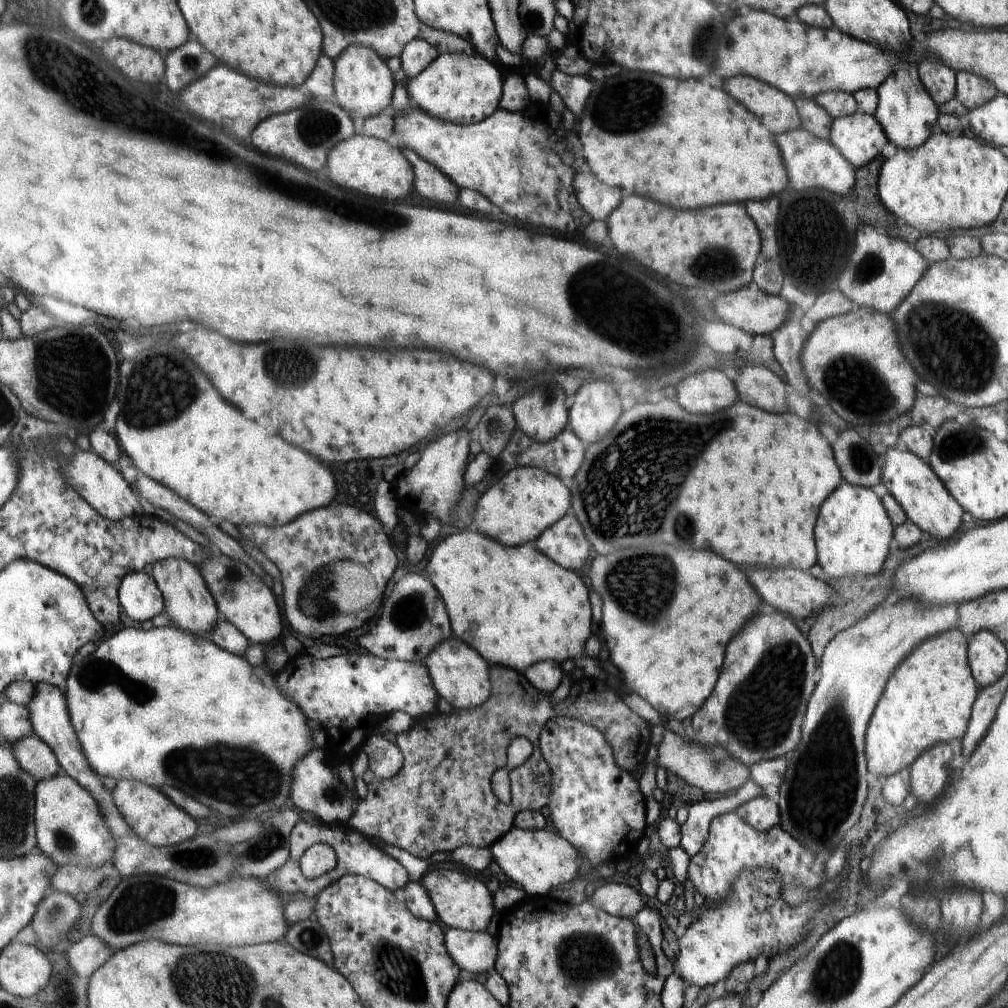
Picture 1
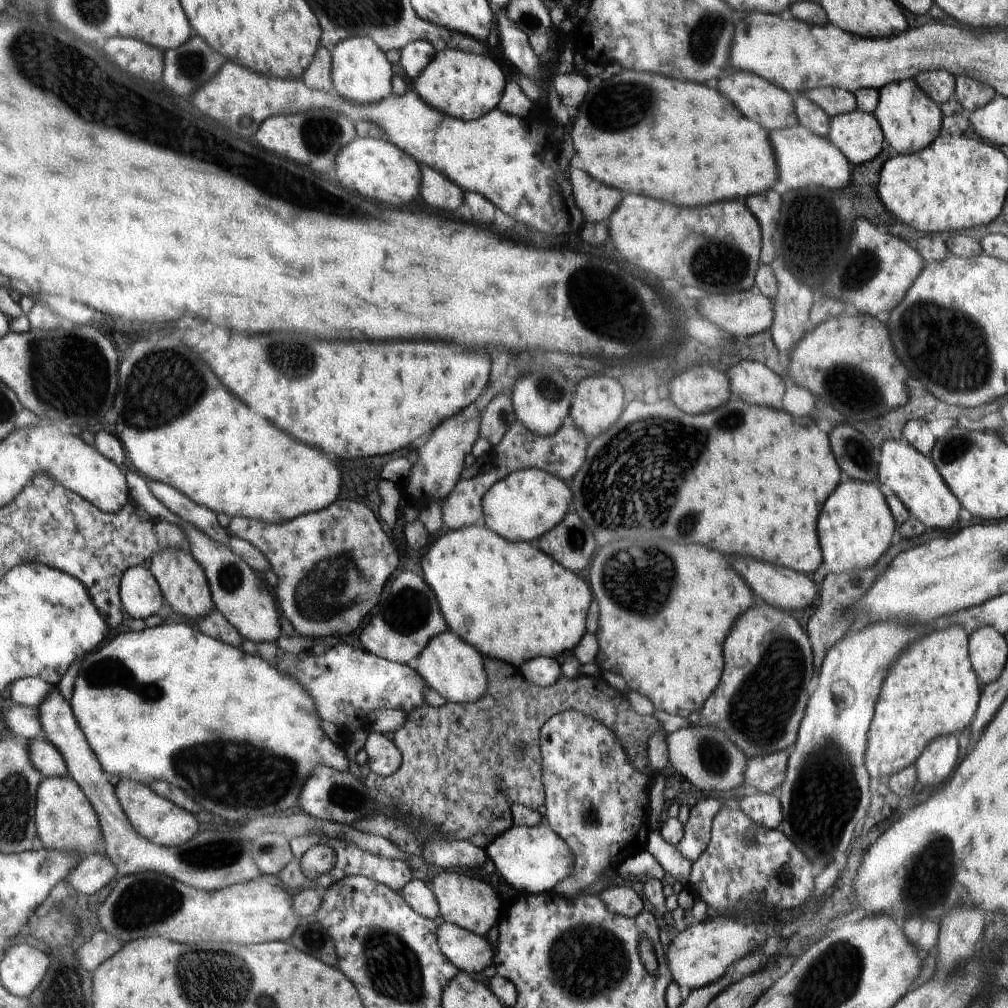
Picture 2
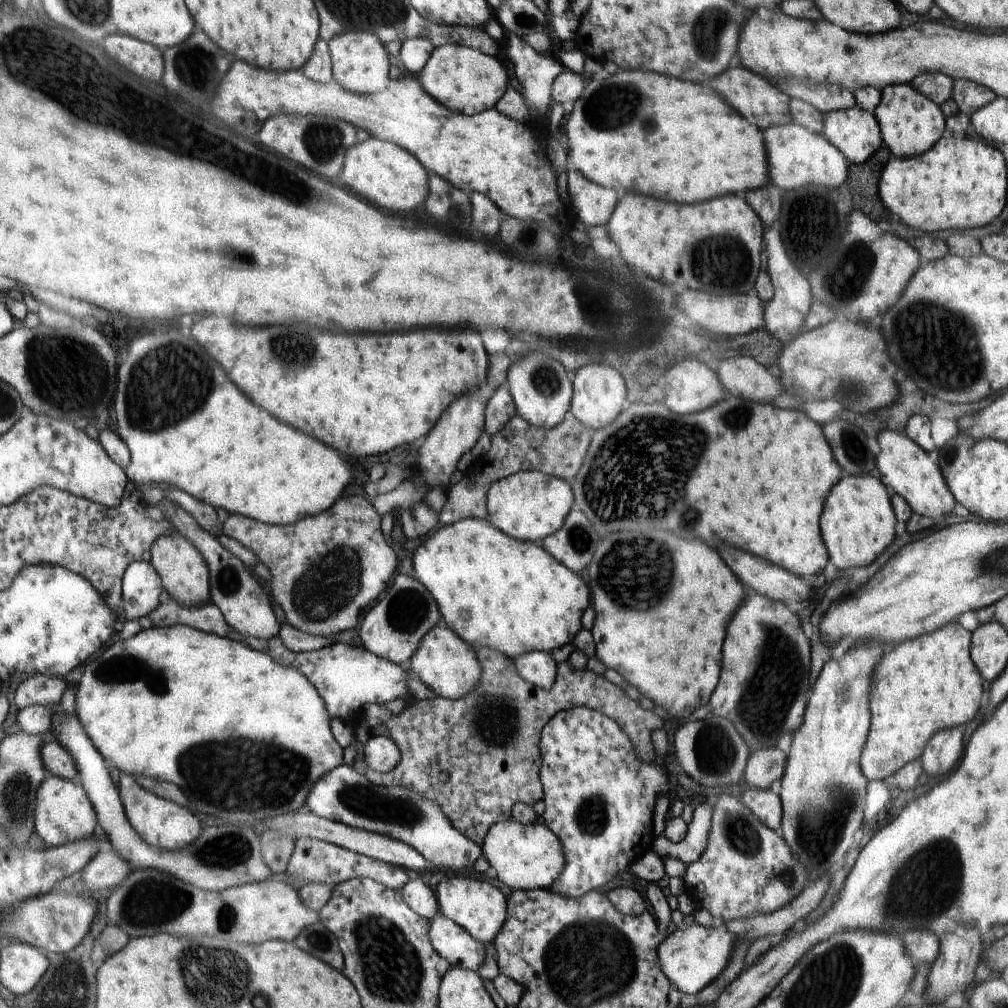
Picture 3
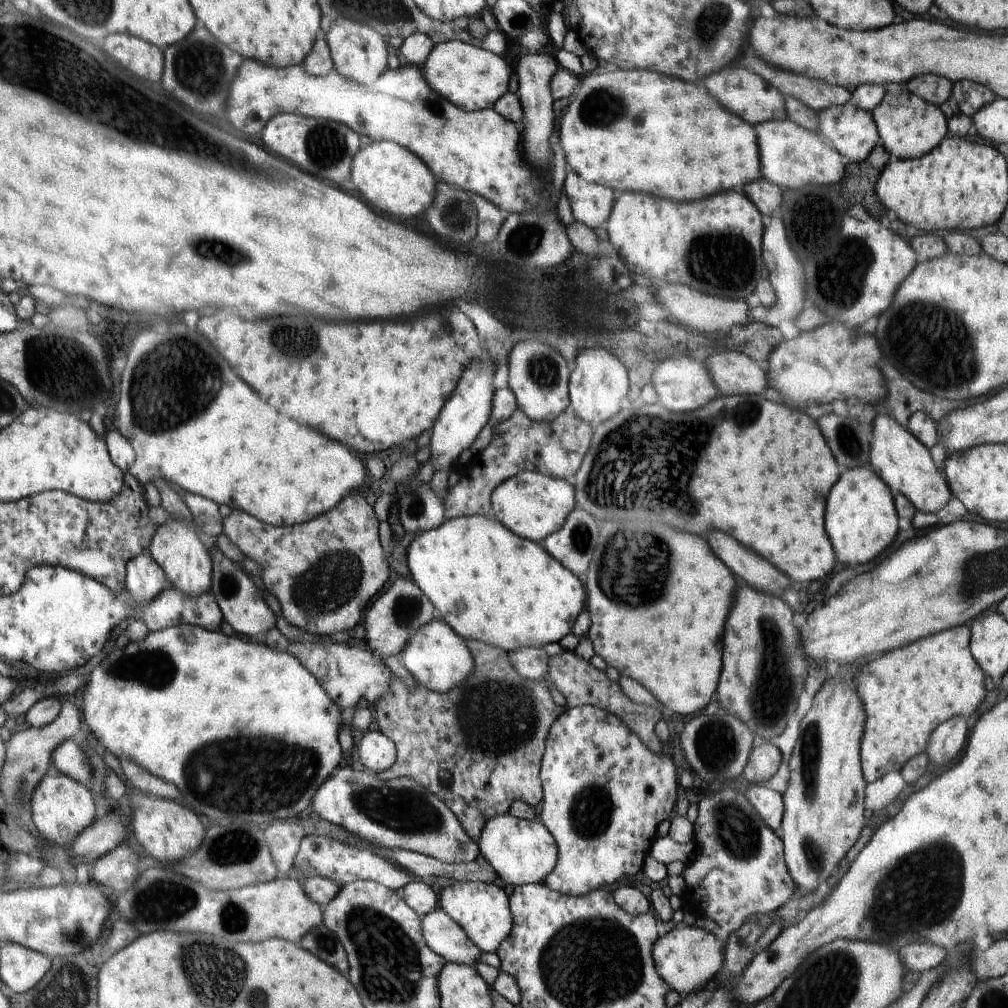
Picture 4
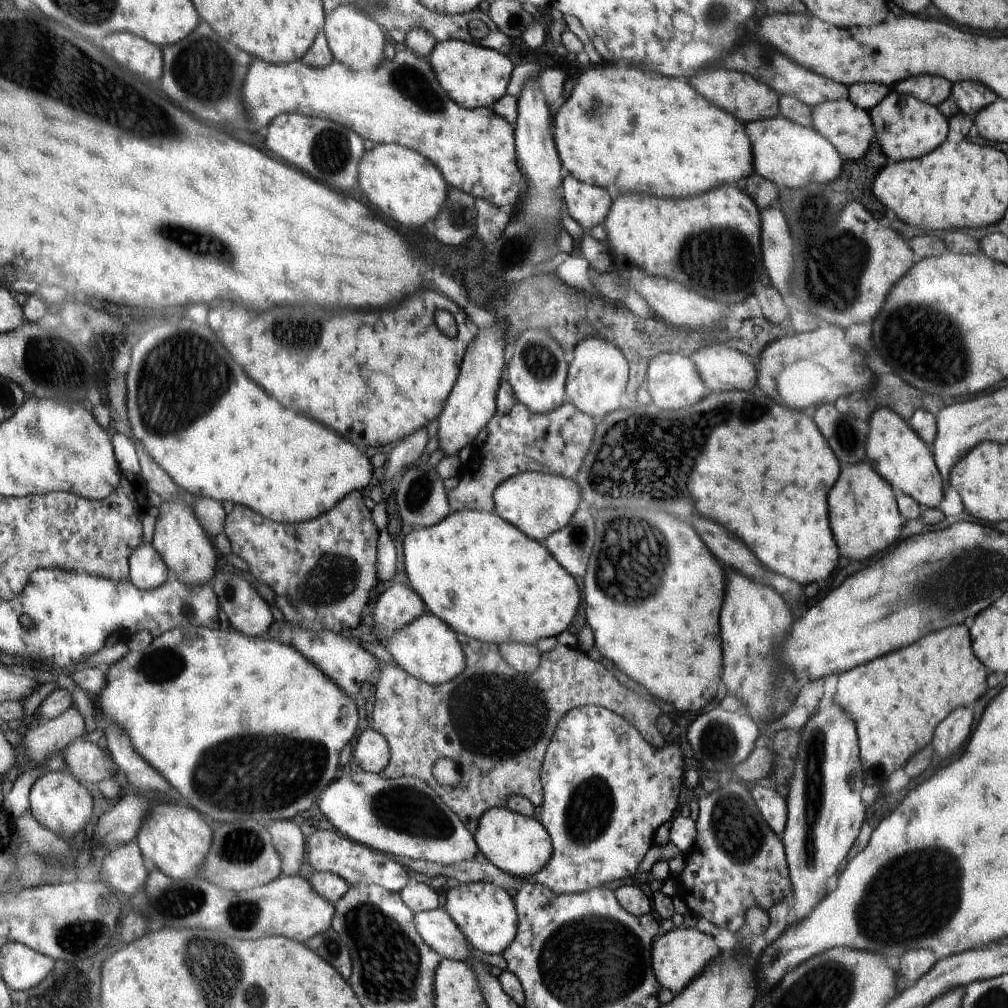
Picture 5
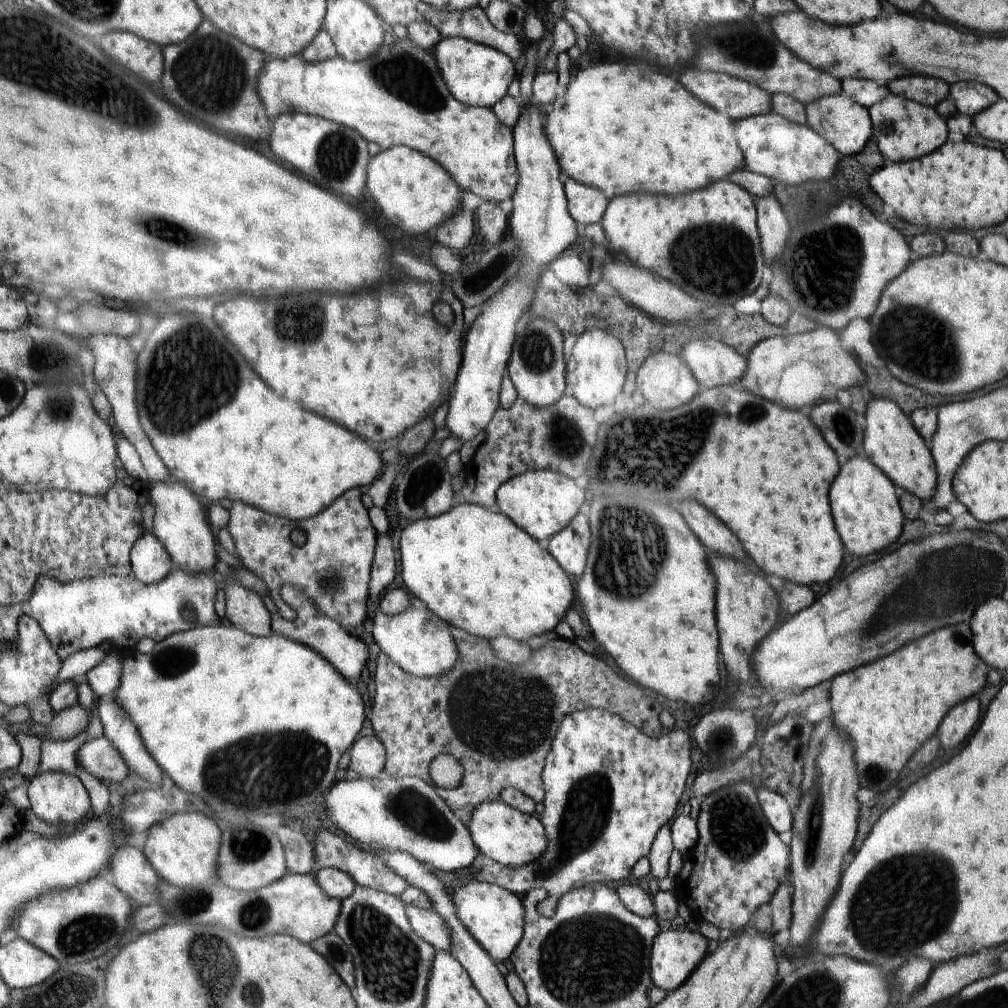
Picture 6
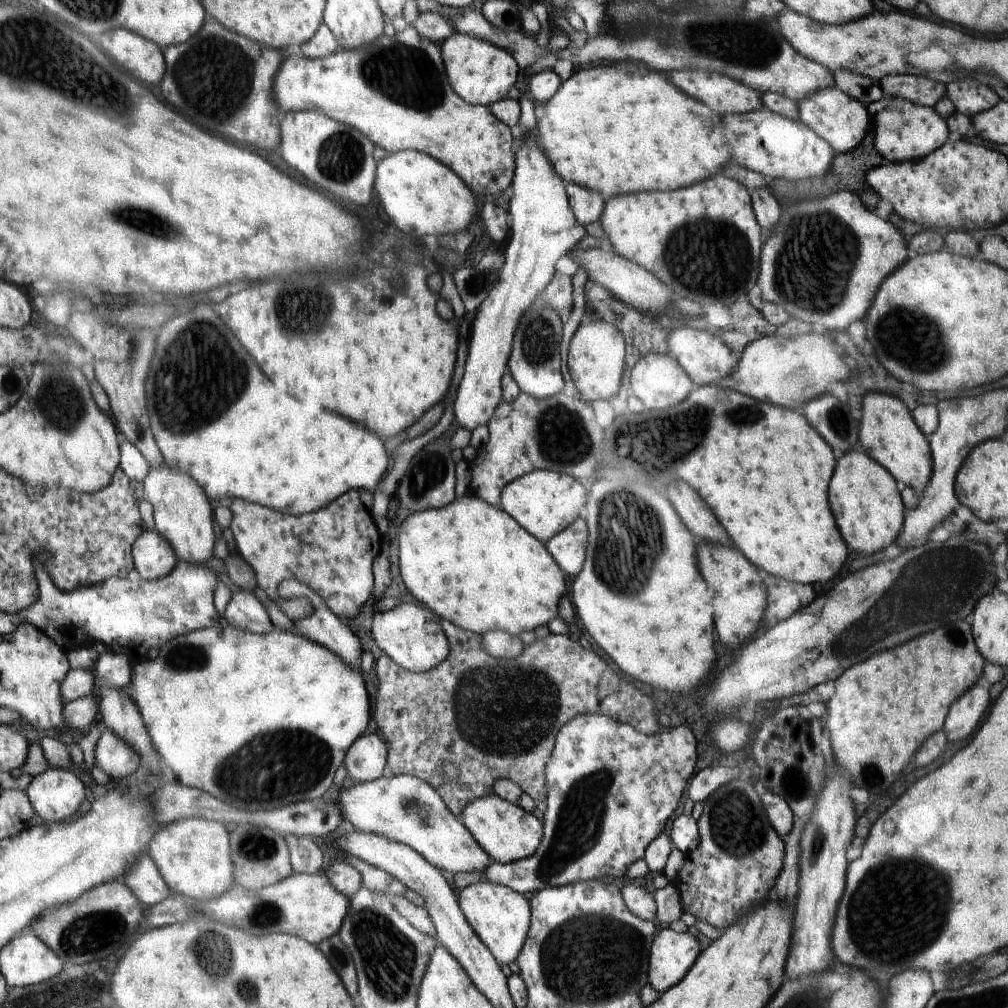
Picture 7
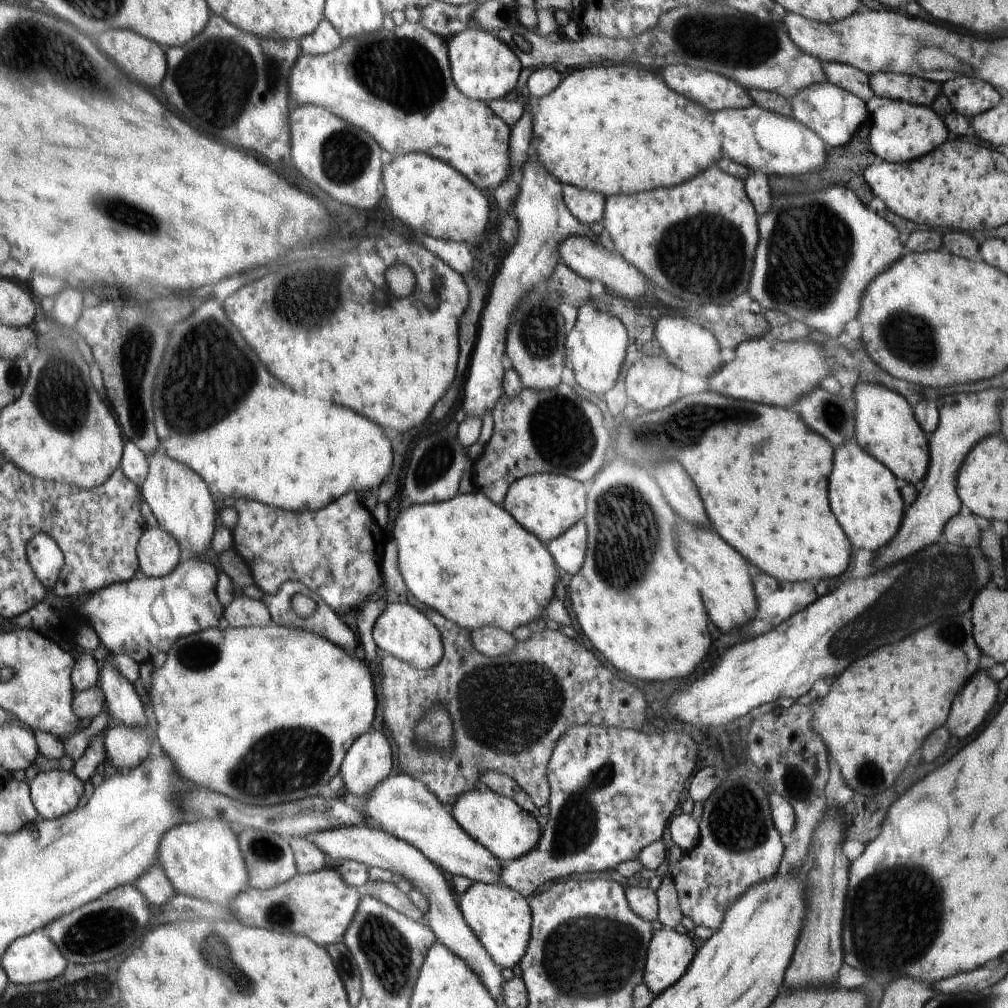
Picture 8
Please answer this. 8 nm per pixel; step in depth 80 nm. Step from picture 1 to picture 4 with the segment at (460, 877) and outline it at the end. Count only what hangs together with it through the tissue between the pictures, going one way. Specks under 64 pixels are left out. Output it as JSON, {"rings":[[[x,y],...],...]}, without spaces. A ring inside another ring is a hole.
{"rings":[[[455,881],[442,888],[439,898],[440,908],[457,922],[482,952],[495,952],[506,940],[512,928],[511,904],[502,888],[480,881]]]}

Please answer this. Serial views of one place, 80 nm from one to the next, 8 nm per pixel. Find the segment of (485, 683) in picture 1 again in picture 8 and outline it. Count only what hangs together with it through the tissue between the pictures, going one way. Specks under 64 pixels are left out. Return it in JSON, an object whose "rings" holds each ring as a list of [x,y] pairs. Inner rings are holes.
{"rings":[[[388,603],[373,627],[373,640],[379,651],[400,658],[416,668],[432,669],[443,660],[443,638],[438,642],[438,628],[410,604]]]}

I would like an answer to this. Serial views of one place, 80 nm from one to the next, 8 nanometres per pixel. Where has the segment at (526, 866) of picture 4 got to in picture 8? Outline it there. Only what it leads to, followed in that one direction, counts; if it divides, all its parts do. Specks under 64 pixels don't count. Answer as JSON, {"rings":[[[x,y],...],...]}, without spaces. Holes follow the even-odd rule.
{"rings":[[[473,787],[458,796],[450,806],[452,816],[459,826],[476,842],[482,843],[501,864],[508,864],[528,855],[537,848],[540,828],[534,816],[525,812],[510,798],[497,794],[487,787]]]}

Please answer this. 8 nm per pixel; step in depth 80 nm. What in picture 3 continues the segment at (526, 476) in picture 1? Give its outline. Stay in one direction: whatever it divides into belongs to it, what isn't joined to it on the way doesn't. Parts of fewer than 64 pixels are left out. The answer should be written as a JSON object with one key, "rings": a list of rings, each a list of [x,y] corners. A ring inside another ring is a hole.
{"rings":[[[520,471],[492,484],[487,498],[489,516],[486,520],[513,539],[536,544],[564,524],[573,506],[570,482],[540,471]]]}

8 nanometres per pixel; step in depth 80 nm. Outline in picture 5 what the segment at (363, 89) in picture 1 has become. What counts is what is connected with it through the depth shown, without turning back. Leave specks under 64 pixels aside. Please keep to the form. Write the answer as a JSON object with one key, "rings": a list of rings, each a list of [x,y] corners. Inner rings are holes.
{"rings":[[[340,4],[336,6],[336,9],[330,10],[323,34],[327,36],[327,42],[331,46],[335,61],[346,64],[352,70],[360,70],[360,72],[368,68],[374,70],[380,62],[384,61],[386,38],[375,20],[359,7]]]}

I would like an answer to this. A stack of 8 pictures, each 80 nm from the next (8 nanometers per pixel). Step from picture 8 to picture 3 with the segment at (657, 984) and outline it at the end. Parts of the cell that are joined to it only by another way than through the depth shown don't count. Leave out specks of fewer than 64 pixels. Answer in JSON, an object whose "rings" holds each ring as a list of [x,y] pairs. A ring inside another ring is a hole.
{"rings":[[[694,922],[684,930],[674,931],[658,945],[657,956],[661,969],[679,992],[696,996],[726,968],[739,940],[738,936],[724,924],[702,927]]]}

